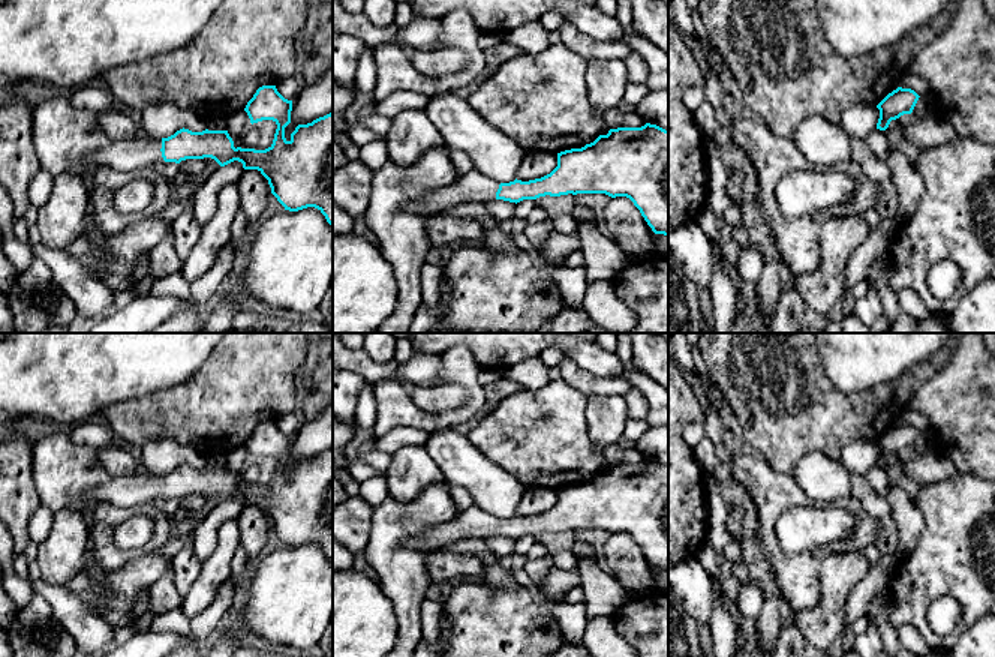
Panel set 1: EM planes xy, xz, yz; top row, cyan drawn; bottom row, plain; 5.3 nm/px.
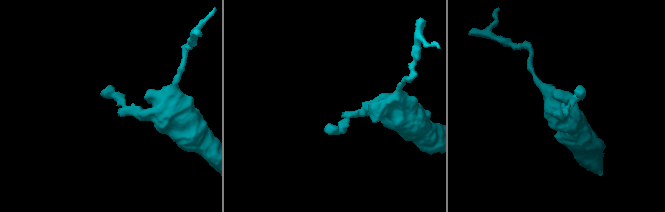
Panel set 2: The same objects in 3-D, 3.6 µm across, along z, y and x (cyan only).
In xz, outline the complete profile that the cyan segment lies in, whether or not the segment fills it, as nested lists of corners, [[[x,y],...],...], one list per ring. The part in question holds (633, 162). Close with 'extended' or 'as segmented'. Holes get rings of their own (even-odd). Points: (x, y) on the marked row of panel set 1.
[[[650,123],[641,128],[610,129],[607,135],[599,135],[581,148],[557,153],[557,166],[550,174],[529,182],[515,178],[509,183],[499,183],[474,168],[465,176],[457,176],[448,186],[414,200],[403,208],[435,216],[463,202],[484,204],[490,200],[503,200],[517,204],[523,200],[568,194],[626,196],[655,234],[668,236],[668,130]]]; extended

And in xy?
[[[276,86],[259,87],[244,111],[252,124],[262,120],[277,124],[268,148],[235,148],[228,130],[192,132],[183,128],[168,138],[111,141],[69,171],[82,176],[87,164],[133,171],[162,160],[180,164],[211,158],[220,166],[238,160],[244,170],[258,170],[268,180],[271,194],[285,210],[315,207],[333,226],[333,112],[298,124],[288,141],[285,128],[291,123],[292,100],[285,99]]]; extended

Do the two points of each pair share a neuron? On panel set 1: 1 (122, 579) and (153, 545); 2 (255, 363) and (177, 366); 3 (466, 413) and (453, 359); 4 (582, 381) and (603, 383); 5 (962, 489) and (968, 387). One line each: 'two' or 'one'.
1: two
2: two
3: one
4: one
5: two

